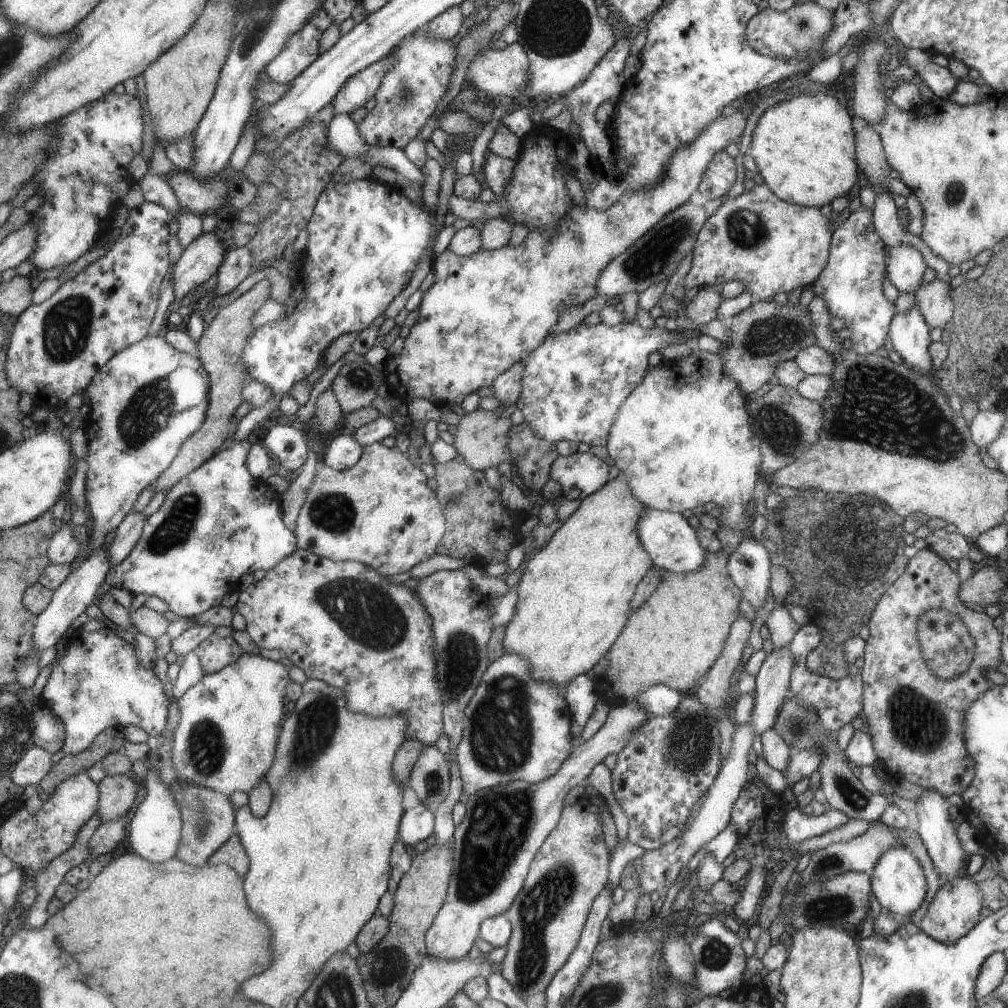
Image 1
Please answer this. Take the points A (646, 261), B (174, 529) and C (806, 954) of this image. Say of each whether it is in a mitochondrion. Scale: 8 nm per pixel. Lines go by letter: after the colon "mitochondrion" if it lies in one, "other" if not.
A: mitochondrion
B: mitochondrion
C: other

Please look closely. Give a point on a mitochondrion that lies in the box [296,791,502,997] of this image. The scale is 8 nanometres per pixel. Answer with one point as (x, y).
(387, 963)

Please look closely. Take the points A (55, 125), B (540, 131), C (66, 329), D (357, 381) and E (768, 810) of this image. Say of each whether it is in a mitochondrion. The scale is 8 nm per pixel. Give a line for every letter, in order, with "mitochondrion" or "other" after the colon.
A: other
B: other
C: mitochondrion
D: mitochondrion
E: other

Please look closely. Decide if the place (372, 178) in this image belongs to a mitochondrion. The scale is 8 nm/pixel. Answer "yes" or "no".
no

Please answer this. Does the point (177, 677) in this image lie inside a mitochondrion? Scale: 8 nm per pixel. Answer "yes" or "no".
no

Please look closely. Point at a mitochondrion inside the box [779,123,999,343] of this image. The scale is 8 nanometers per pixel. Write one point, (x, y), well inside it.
(955, 192)

